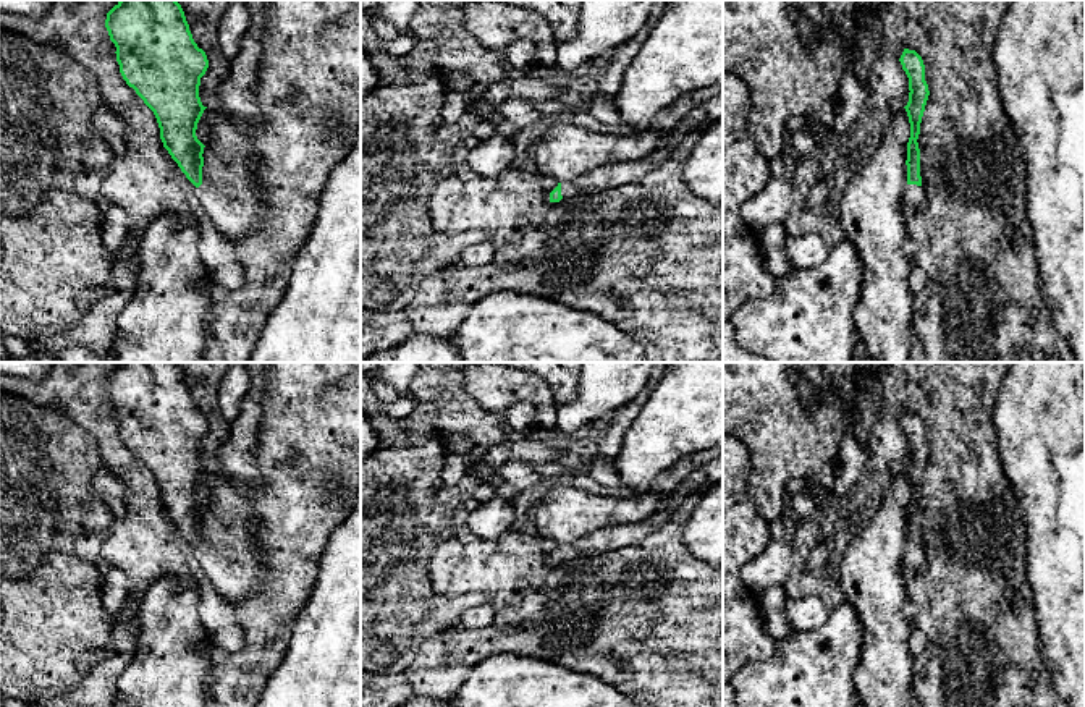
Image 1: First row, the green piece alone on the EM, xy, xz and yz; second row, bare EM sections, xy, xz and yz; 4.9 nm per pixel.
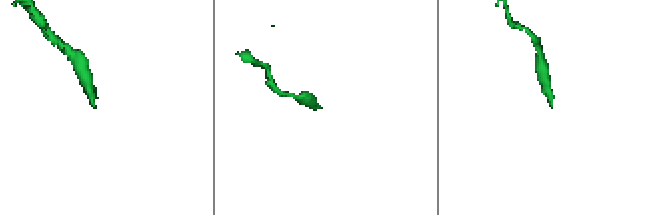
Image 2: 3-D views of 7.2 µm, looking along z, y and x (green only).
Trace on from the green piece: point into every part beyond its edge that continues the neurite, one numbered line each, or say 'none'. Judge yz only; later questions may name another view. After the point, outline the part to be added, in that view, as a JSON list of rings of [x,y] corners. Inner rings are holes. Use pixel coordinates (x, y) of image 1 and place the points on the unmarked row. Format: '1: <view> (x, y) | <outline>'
1: yz (912, 557) | [[[906,547],[904,548],[904,566],[909,569],[918,569],[923,563],[923,552],[917,547]]]

